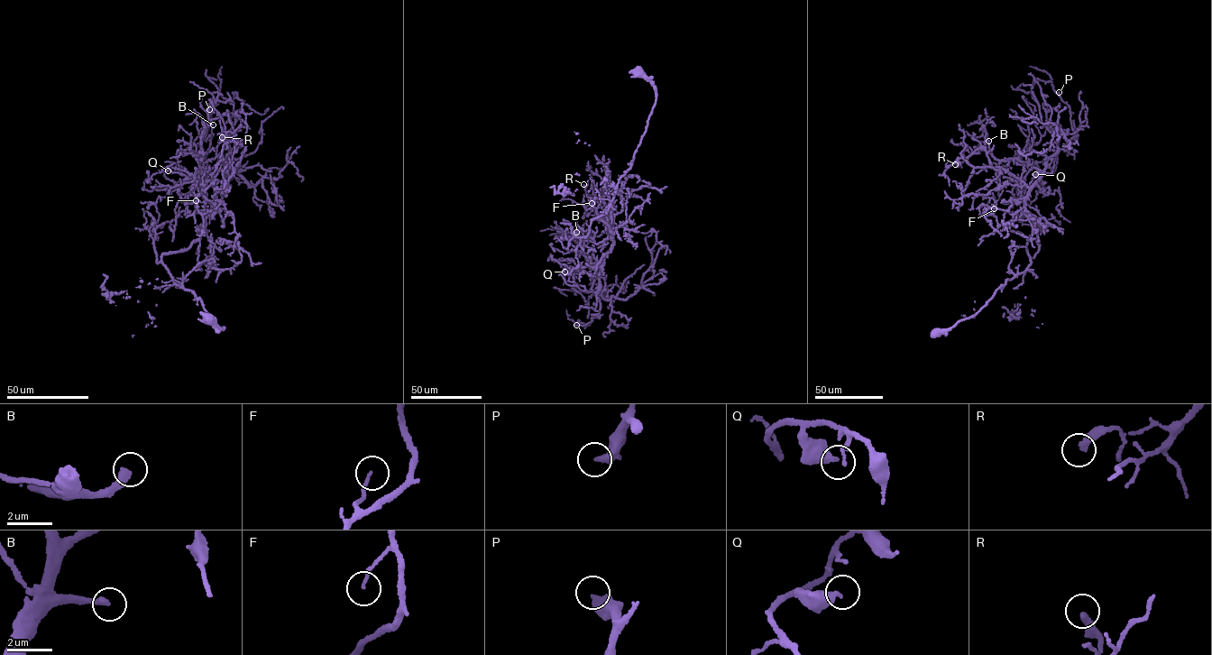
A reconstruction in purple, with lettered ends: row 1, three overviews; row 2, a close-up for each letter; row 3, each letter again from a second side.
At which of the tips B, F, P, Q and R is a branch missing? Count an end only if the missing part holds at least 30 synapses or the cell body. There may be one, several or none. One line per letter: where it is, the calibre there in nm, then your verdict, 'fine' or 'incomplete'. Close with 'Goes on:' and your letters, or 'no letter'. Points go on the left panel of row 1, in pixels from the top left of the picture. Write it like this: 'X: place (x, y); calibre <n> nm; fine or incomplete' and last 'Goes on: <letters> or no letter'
B: place (213, 124); calibre 320 nm; incomplete
F: place (196, 200); calibre 100 nm; fine
P: place (209, 109); calibre 440 nm; fine
Q: place (168, 170); calibre 480 nm; fine
R: place (222, 137); calibre 360 nm; fine
Goes on: B

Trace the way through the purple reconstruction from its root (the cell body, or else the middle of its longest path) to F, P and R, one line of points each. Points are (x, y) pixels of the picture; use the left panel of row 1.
F: (209, 318), (224, 327), (162, 262), (163, 254), (184, 251), (199, 239), (204, 222), (206, 230), (196, 200)
P: (209, 318), (224, 327), (176, 283), (161, 256), (199, 239), (214, 208), (203, 176), (209, 109)
R: (209, 318), (224, 327), (176, 283), (161, 256), (199, 238), (234, 152), (234, 139), (222, 137)

